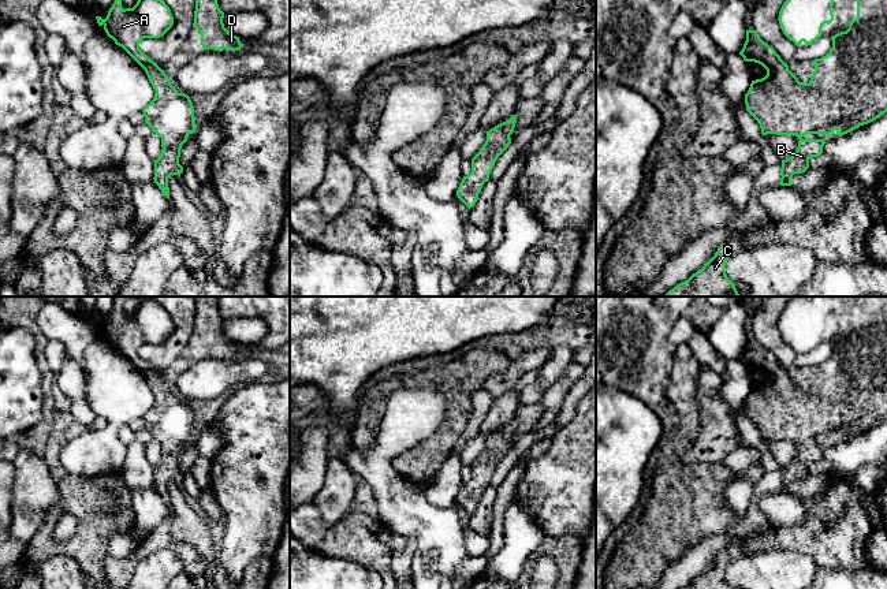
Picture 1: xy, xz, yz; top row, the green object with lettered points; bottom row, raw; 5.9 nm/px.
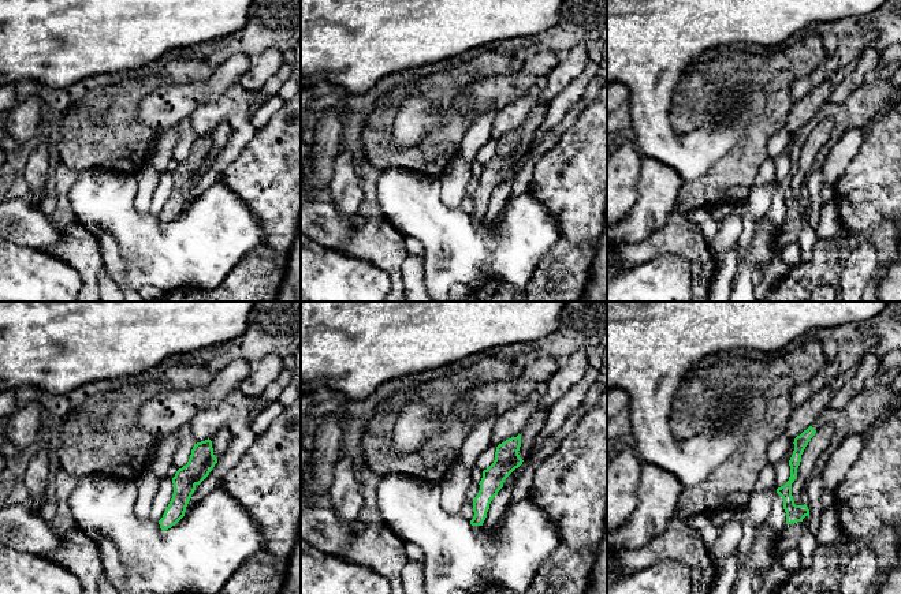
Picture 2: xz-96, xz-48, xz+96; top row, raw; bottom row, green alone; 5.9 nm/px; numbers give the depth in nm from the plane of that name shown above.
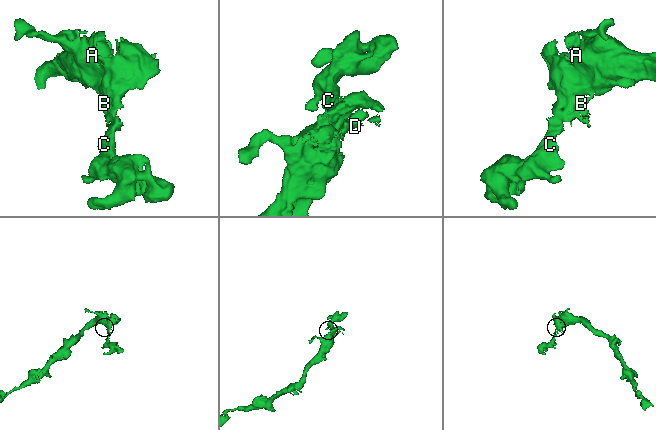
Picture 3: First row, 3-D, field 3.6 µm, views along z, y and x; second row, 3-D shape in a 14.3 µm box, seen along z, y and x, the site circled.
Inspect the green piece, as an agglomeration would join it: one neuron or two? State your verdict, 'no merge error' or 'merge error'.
no merge error

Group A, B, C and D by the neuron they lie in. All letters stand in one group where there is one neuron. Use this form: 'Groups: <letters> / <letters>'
Groups: A B C D

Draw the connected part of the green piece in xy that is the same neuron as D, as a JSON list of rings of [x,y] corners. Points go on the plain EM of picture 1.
[[[201,297],[201,303],[195,306],[193,333],[201,339],[201,351],[204,355],[228,355],[238,357],[243,353],[239,343],[230,339],[223,329],[224,318],[219,314],[216,297]]]

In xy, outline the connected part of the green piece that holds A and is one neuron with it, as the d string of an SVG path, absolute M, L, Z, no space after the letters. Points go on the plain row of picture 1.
M116 297L116 306L105 325L96 323L107 342L122 353L146 379L153 395L153 406L142 415L145 429L161 444L161 461L154 466L154 489L169 504L168 484L183 478L179 470L182 451L197 435L190 403L179 399L157 369L141 355L144 344L160 344L174 331L174 323L164 306L141 297L133 314L123 314L122 305L130 297Z

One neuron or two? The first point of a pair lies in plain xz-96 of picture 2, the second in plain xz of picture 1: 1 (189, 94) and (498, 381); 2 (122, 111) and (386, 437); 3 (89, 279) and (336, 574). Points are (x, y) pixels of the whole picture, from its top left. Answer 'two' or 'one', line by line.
1: one
2: two
3: two

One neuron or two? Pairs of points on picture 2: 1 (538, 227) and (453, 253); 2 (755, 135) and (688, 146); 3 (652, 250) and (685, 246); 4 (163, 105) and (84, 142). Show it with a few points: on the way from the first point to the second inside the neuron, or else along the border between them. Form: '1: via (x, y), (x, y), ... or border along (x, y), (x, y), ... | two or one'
1: via (517, 246), (507, 256), (473, 256) | one
2: border along (760, 114), (747, 127), (744, 135), (717, 160) | two
3: via (661, 246), (677, 246) | one
4: border along (157, 88), (148, 93), (134, 111) | two

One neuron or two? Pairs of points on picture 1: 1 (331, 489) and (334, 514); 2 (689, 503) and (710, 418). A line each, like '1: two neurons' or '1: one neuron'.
1: one neuron
2: two neurons

